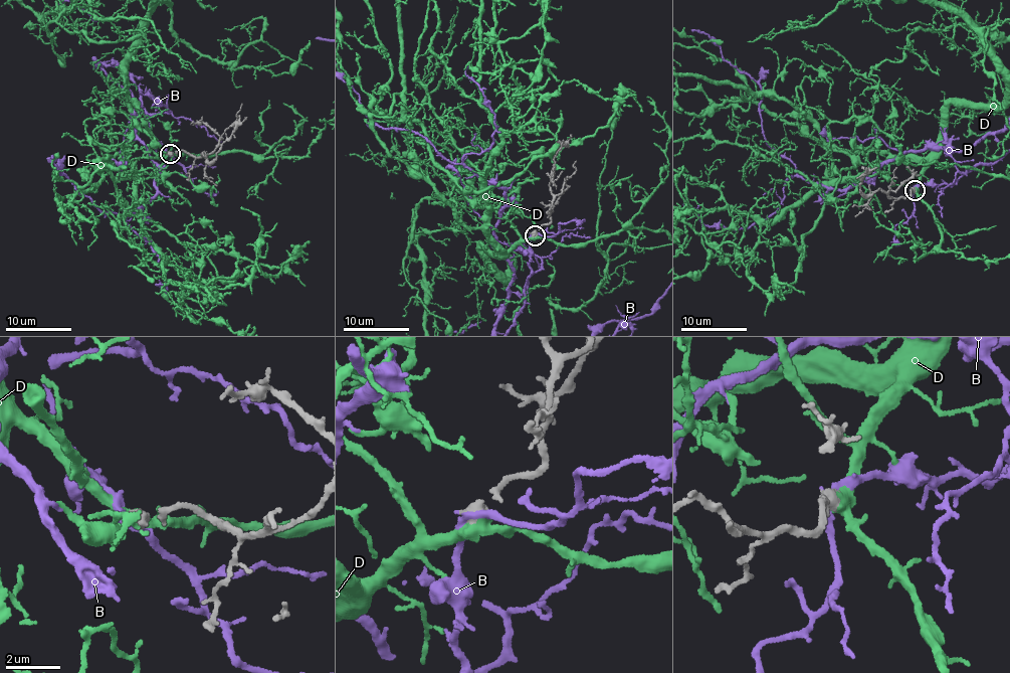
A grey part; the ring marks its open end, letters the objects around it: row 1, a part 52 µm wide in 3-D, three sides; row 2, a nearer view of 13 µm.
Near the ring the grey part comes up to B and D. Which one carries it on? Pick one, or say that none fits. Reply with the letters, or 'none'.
D

